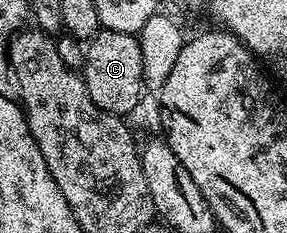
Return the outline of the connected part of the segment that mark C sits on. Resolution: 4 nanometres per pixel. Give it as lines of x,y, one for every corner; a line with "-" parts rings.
100,29
89,40
86,47
88,47
86,50
86,67
81,67
80,73
86,79
86,87
92,96
92,100
100,109
109,114
117,114
119,116
133,115
134,109
144,95
144,60
141,58
139,39
132,34

